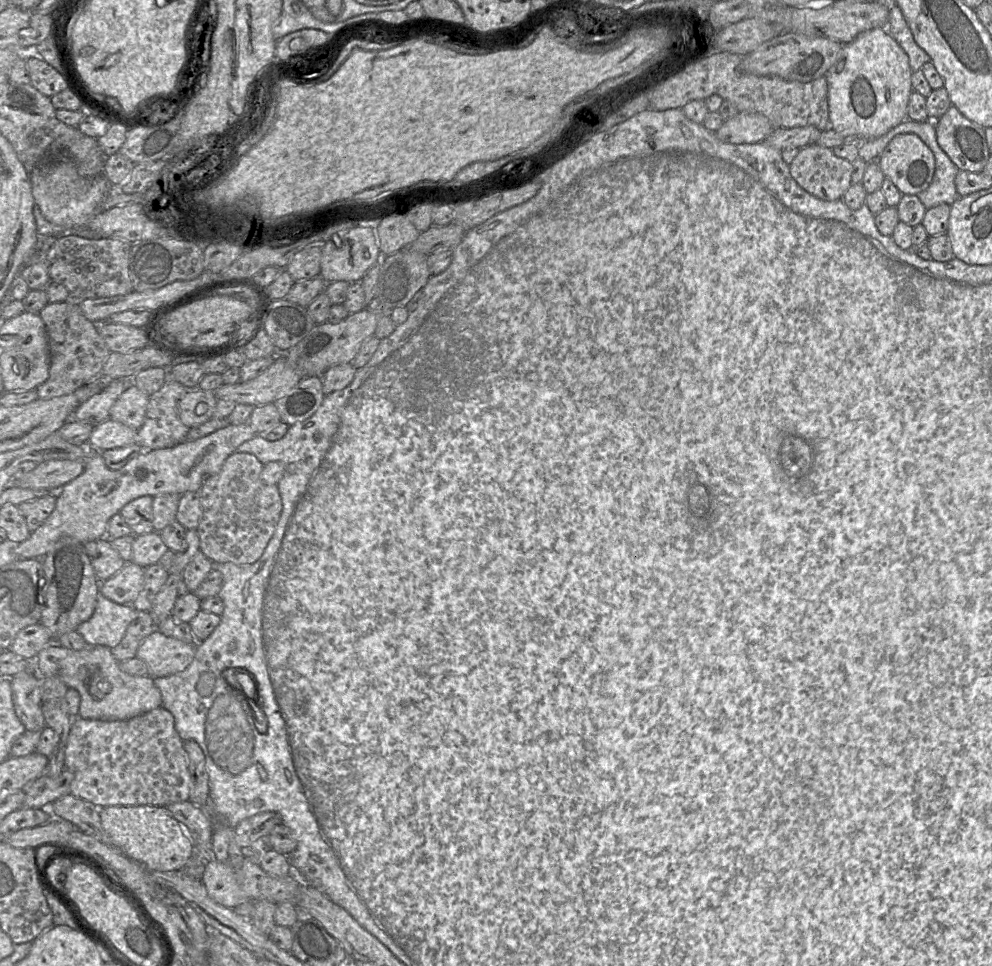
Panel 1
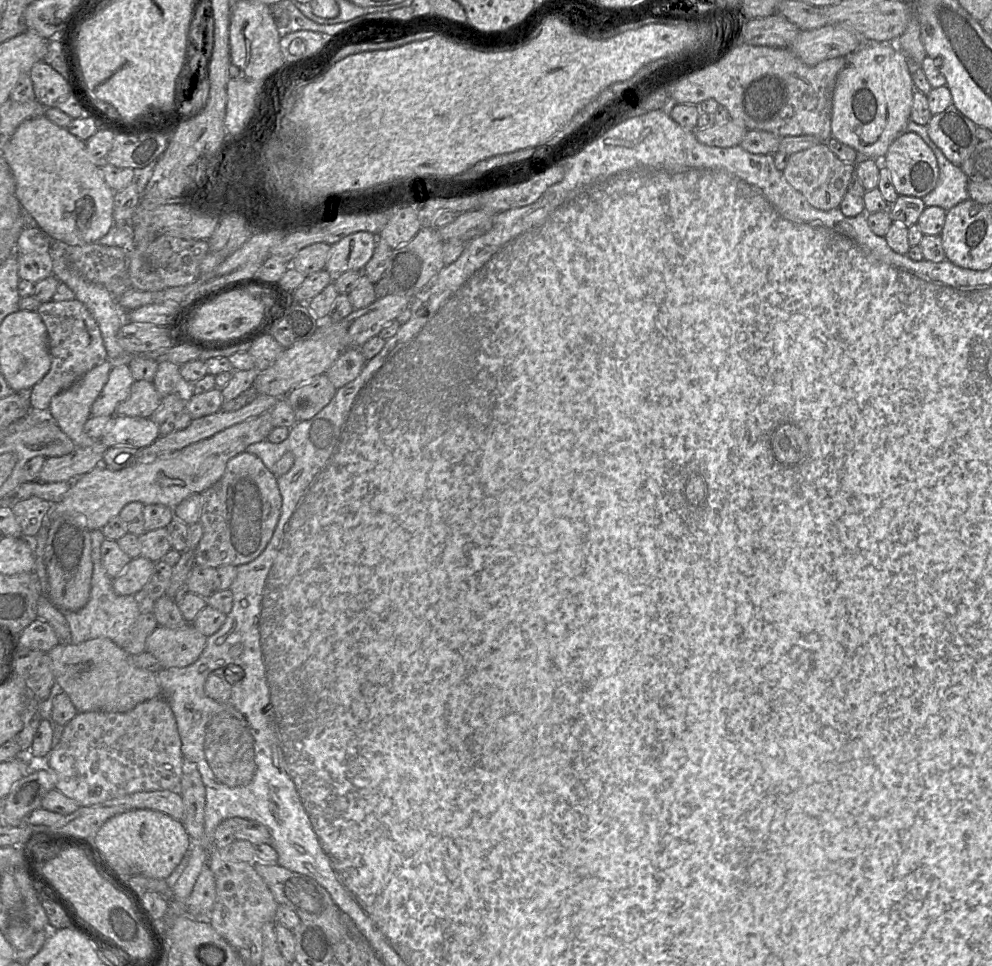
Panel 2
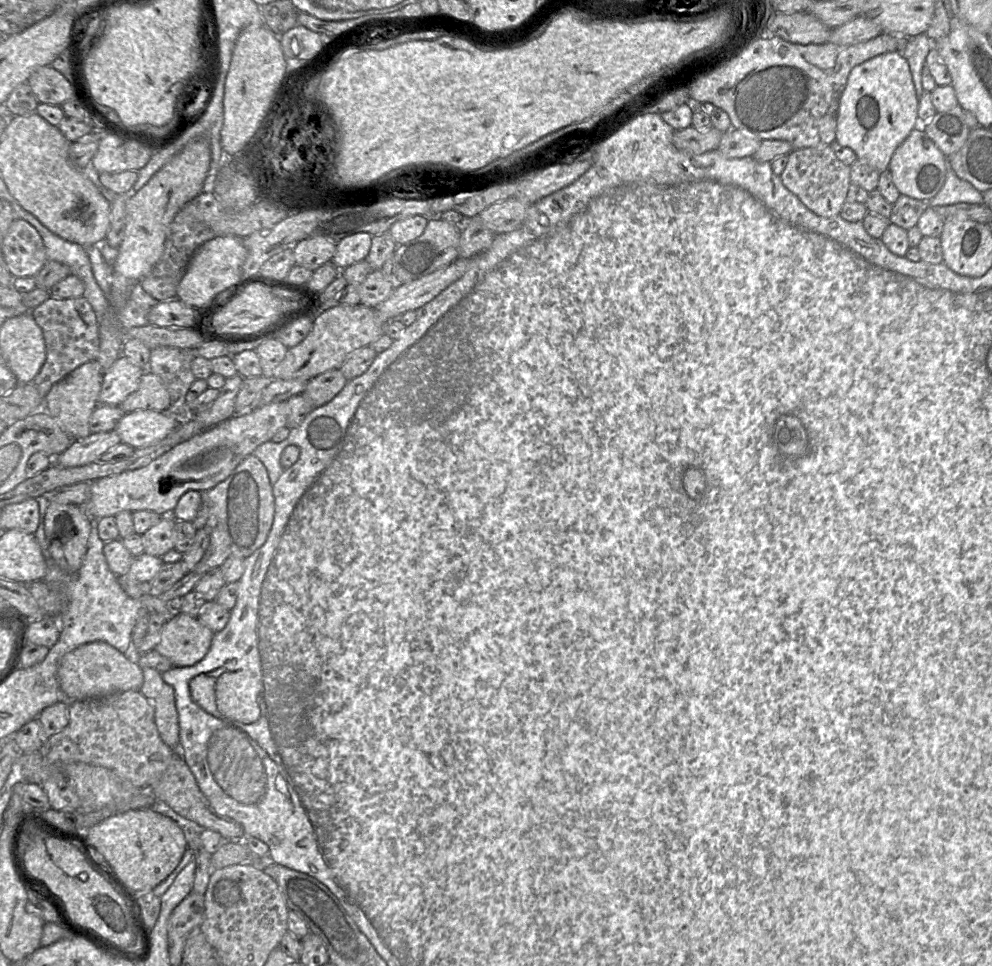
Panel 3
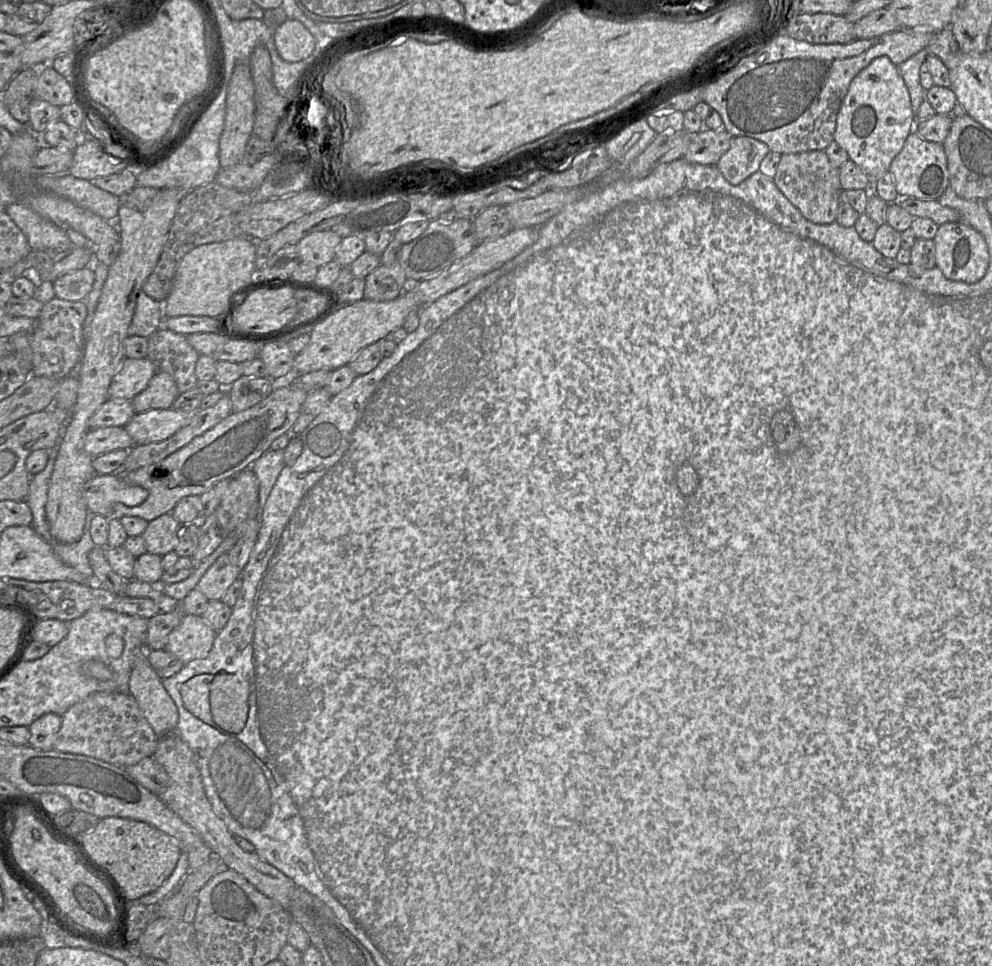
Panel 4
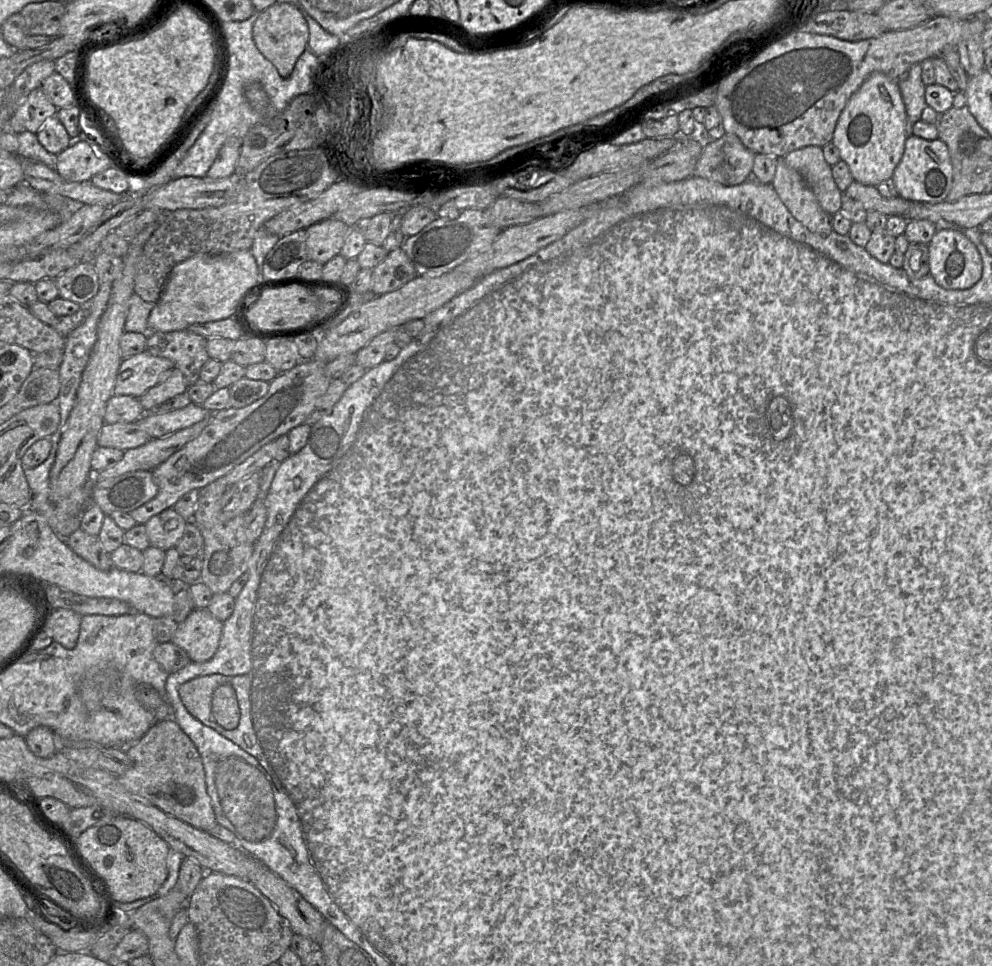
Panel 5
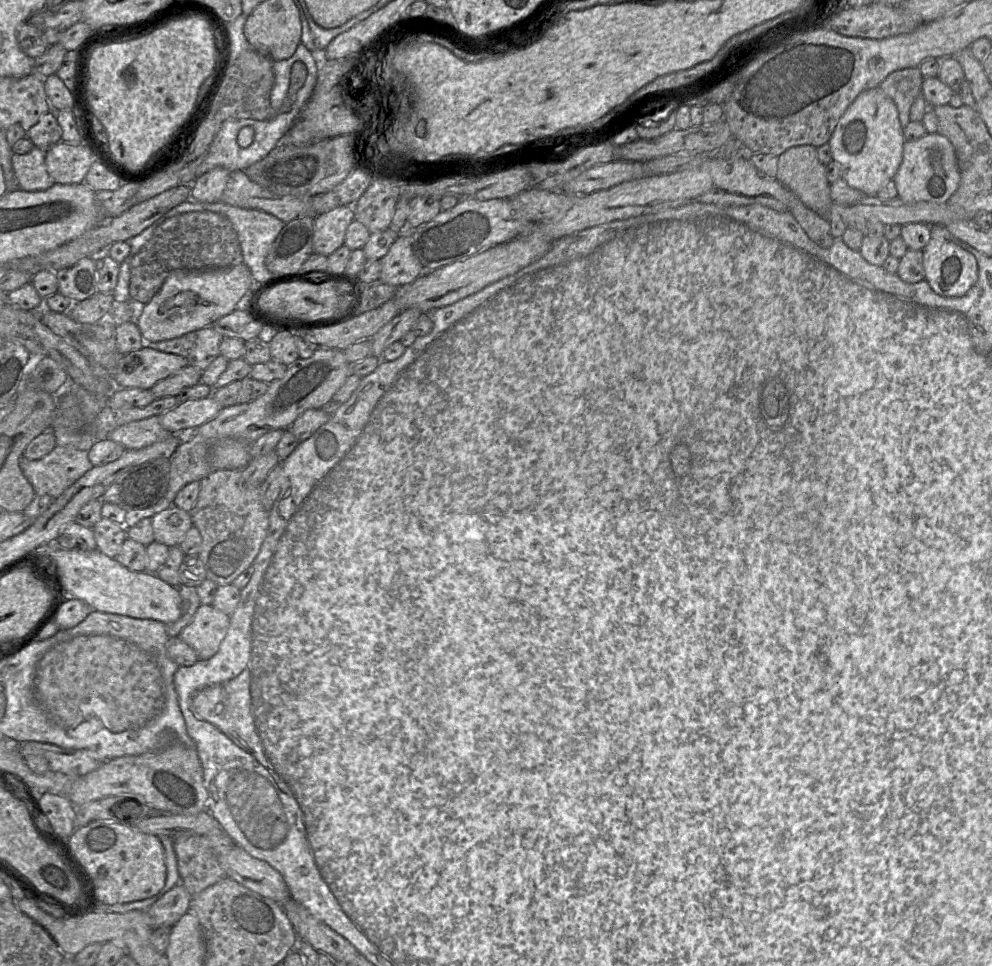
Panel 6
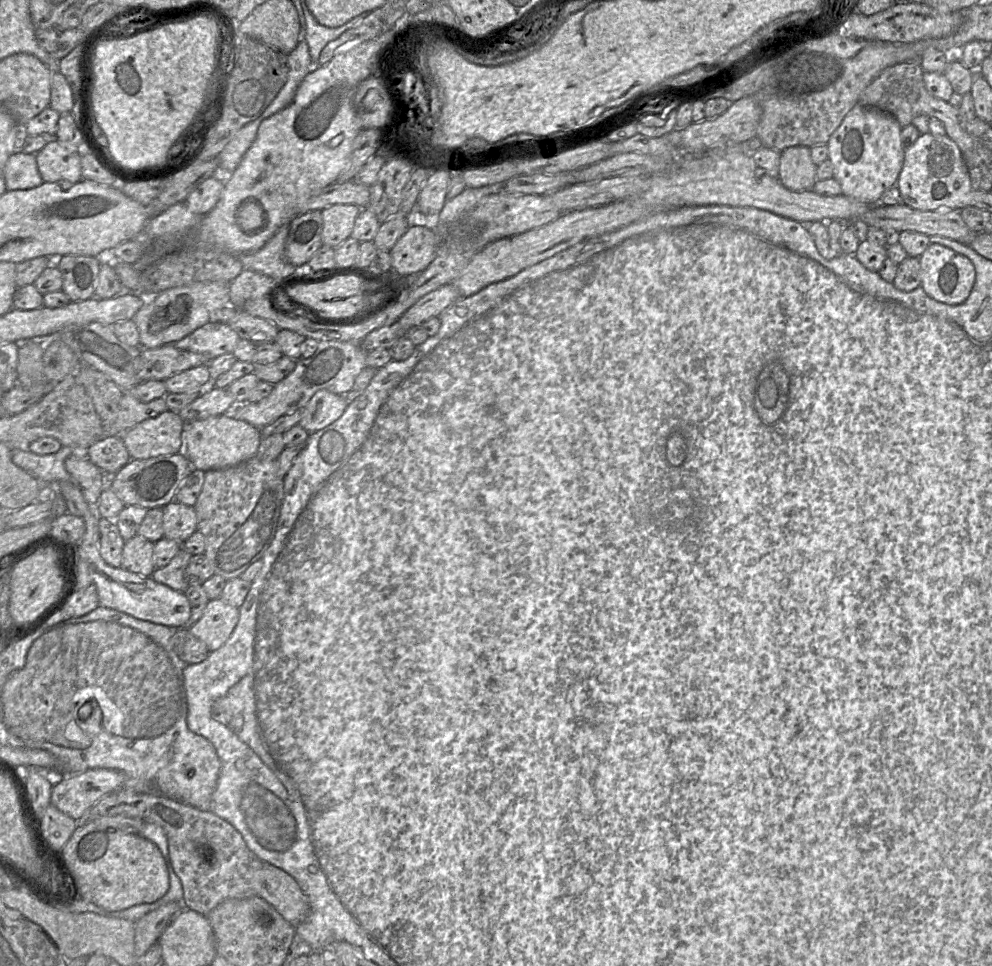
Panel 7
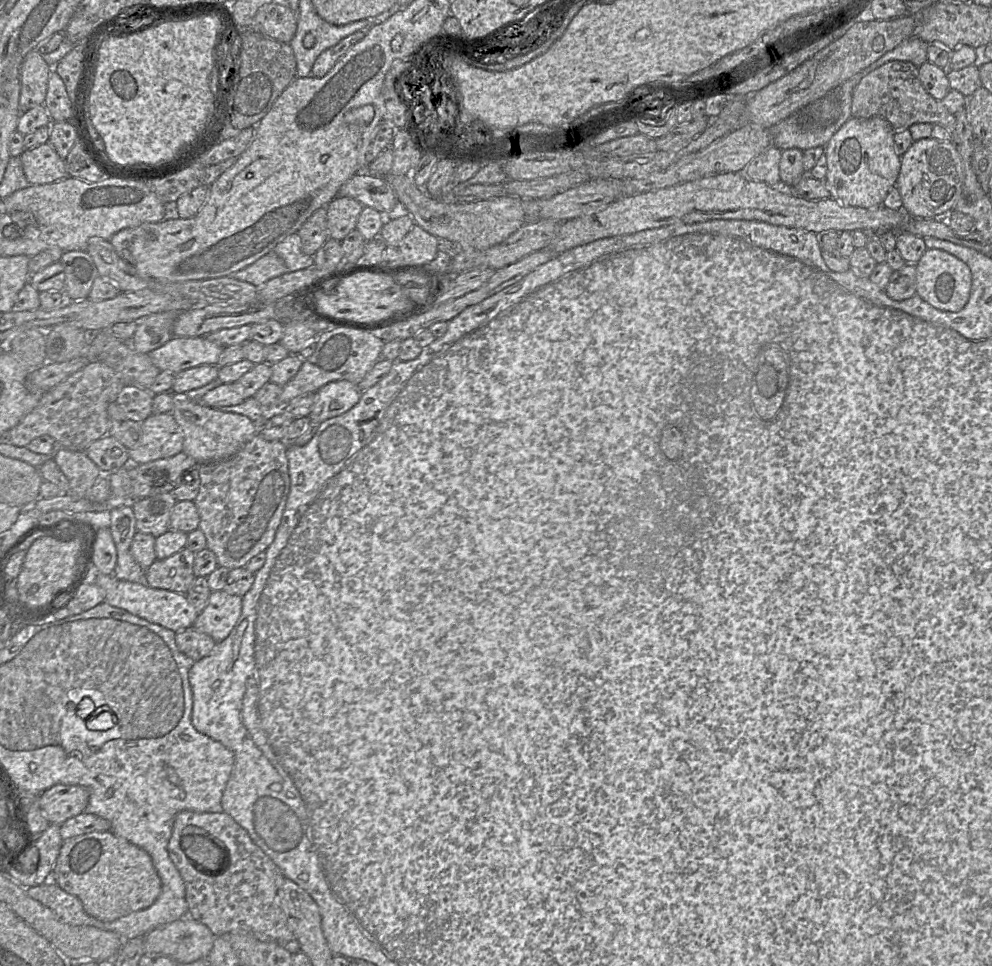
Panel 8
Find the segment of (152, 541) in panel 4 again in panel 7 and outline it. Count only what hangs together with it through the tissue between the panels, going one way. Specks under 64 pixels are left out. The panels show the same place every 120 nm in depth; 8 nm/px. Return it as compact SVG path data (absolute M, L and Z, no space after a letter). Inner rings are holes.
M172 501L163 508L164 537L183 544L197 531L194 507Z

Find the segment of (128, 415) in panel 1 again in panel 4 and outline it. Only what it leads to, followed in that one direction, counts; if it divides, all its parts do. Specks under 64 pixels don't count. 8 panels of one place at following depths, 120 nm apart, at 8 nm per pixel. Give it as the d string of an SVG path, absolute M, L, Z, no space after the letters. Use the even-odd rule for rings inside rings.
M157 371L146 388L137 394L131 403L135 413L151 409L169 409L179 394L173 377L166 372Z

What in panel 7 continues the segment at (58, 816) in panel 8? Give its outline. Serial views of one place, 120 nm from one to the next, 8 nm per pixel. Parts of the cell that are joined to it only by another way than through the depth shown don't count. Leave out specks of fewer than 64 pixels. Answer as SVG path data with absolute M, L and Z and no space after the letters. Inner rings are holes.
M90 769L67 775L52 788L50 804L77 821L104 796L124 788L126 775L111 769Z

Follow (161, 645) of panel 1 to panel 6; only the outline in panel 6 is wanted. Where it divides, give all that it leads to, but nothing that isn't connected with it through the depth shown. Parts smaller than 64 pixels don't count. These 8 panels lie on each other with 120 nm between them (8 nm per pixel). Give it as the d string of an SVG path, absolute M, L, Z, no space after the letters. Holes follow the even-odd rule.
M201 604L178 636L195 650L200 660L206 660L217 653L229 625L230 616L212 604Z

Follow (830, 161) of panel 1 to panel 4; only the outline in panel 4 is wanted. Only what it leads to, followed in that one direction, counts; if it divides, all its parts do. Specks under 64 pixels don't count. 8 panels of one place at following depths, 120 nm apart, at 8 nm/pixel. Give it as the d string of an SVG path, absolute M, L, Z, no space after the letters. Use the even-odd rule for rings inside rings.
M824 150L782 155L773 181L807 220L815 224L831 224L835 221L842 190L839 168L830 163Z

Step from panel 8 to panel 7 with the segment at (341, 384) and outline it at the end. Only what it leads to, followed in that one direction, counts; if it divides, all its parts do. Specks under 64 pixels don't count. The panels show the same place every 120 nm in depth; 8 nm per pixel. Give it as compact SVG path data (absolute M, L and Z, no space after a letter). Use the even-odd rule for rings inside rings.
M328 390L317 391L302 409L299 424L313 434L338 420L348 406L345 395L338 395Z

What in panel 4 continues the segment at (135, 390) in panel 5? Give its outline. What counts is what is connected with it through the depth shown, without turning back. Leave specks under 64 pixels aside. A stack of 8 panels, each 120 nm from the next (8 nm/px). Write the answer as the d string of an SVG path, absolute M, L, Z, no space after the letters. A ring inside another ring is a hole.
M147 357L125 358L108 388L109 399L131 401L146 388L157 371L157 366Z

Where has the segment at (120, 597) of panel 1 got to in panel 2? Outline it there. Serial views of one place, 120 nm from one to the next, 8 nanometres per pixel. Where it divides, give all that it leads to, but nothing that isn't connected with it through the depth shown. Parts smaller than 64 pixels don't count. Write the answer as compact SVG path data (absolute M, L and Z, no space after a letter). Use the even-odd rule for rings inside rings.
M143 556L131 559L125 570L113 579L113 590L122 596L140 596L154 571L154 564Z

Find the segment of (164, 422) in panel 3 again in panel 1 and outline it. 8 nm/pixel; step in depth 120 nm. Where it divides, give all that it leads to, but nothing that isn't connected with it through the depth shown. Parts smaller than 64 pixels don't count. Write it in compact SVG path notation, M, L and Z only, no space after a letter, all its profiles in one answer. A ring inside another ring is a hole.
M111 418L94 425L89 444L99 451L137 443L137 430Z

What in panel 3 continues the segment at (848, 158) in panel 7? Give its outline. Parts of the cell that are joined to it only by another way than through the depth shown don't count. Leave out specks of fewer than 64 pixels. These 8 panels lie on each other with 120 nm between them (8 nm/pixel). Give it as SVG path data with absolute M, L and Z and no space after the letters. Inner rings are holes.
M902 54L877 55L855 66L849 73L839 101L836 141L851 148L858 160L881 173L889 169L894 151L916 128L918 104L909 65Z

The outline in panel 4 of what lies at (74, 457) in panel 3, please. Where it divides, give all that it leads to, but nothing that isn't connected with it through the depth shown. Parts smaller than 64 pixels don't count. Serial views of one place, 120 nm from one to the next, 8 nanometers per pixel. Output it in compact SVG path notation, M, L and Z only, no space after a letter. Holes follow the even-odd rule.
M118 426L90 429L84 439L84 450L92 457L118 449L130 450L133 446L125 428Z

